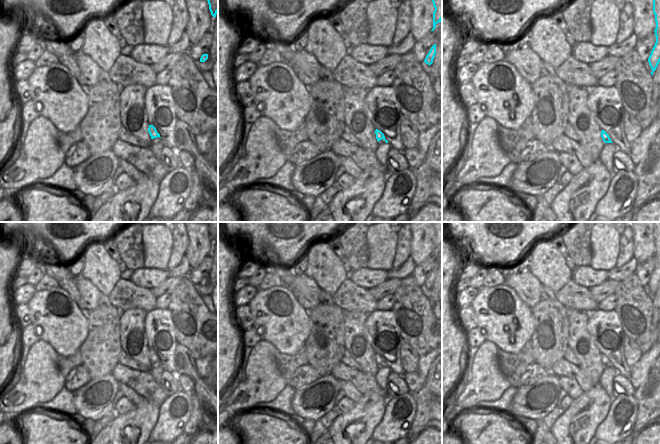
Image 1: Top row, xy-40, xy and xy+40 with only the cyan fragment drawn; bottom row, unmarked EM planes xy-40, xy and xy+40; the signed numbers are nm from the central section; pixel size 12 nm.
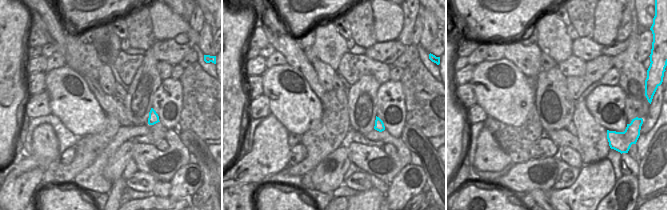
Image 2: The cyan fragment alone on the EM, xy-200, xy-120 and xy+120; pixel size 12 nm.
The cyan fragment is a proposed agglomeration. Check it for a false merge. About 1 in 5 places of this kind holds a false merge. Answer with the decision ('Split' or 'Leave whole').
Leave whole.

